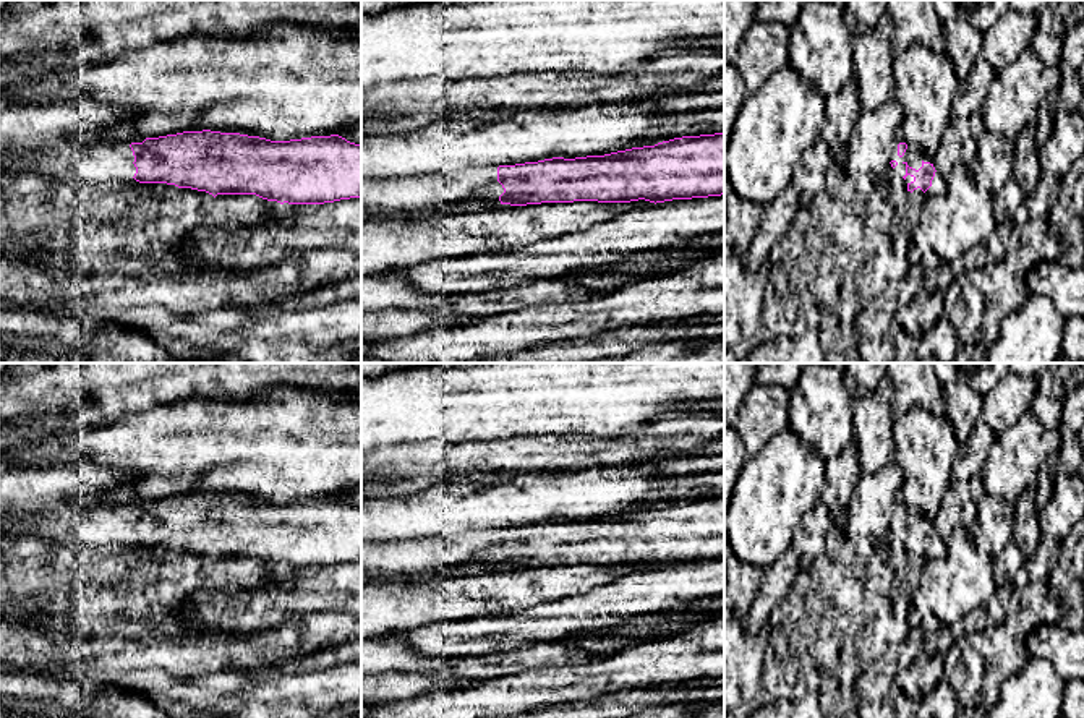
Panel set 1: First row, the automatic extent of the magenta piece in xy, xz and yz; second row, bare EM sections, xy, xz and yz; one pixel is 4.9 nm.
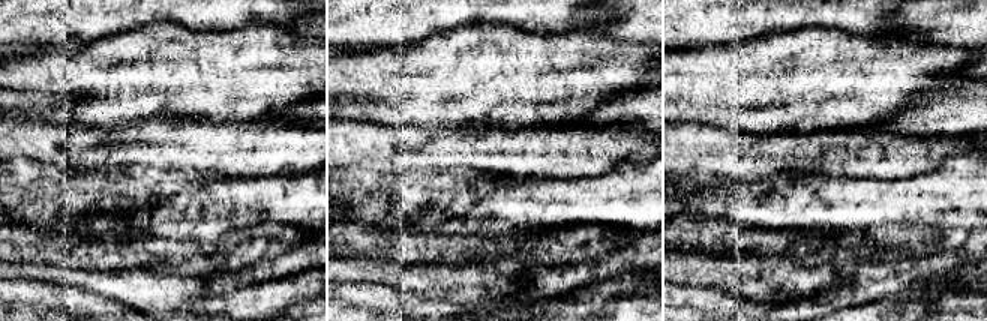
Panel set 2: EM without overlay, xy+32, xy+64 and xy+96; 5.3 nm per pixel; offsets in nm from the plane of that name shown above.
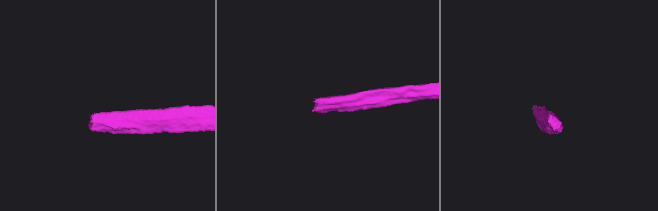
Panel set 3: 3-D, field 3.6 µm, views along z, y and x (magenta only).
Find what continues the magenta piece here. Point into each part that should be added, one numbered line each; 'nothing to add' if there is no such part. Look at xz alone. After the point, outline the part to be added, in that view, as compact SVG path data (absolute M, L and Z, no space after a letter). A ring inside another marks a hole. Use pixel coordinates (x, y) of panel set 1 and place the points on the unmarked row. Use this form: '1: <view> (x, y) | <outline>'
1: xz (420, 558) | M497 530L361 543L361 583L381 583L392 577L423 579L462 566L499 569L504 551L497 545Z

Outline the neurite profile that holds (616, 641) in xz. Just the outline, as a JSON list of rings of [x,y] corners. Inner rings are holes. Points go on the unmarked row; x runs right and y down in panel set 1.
[[[577,634],[570,639],[572,645],[585,650],[591,655],[612,655],[621,652],[622,648],[640,642],[638,637],[621,635],[621,634],[609,634],[609,635],[598,635],[598,634]]]

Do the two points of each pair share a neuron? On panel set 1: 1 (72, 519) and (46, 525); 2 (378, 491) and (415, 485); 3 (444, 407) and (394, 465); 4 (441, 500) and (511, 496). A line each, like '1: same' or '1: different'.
1: same
2: same
3: different
4: same

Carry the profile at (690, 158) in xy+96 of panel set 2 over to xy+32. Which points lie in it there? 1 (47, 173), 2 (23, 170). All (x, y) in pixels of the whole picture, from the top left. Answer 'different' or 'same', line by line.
1: different
2: different

